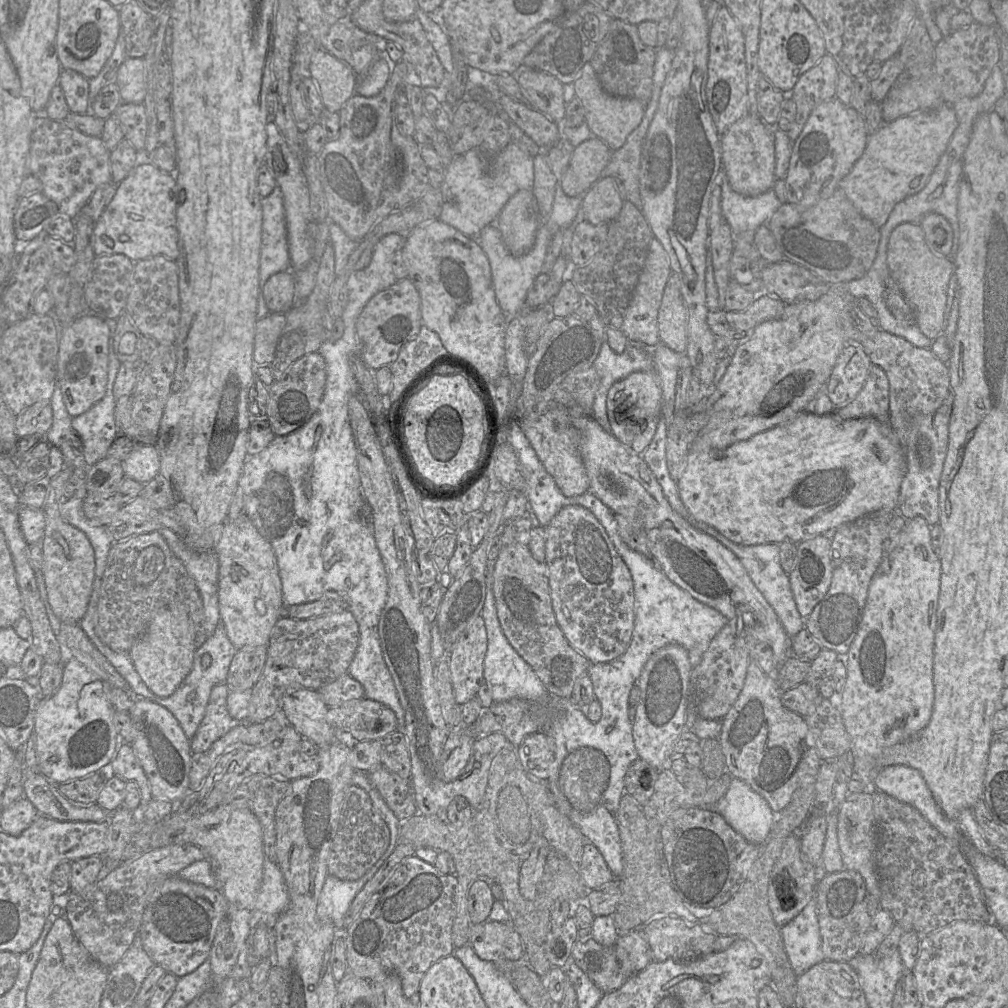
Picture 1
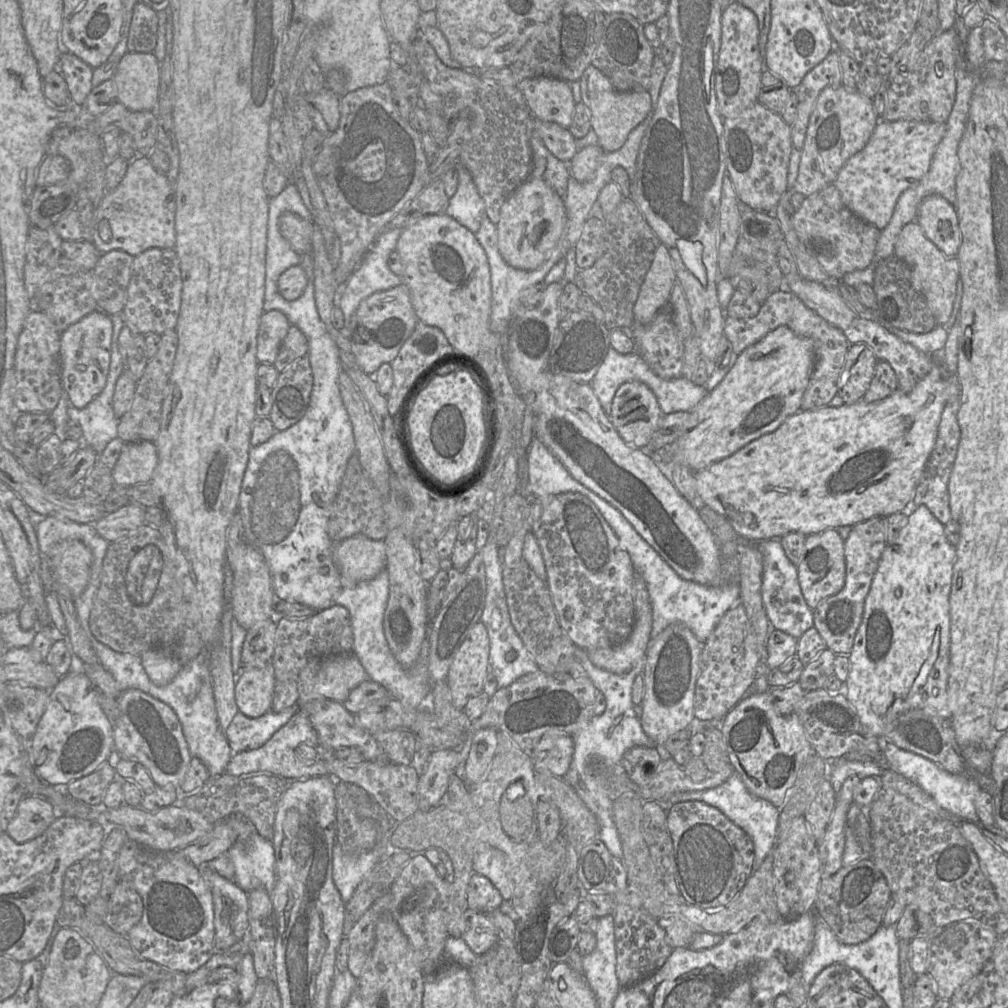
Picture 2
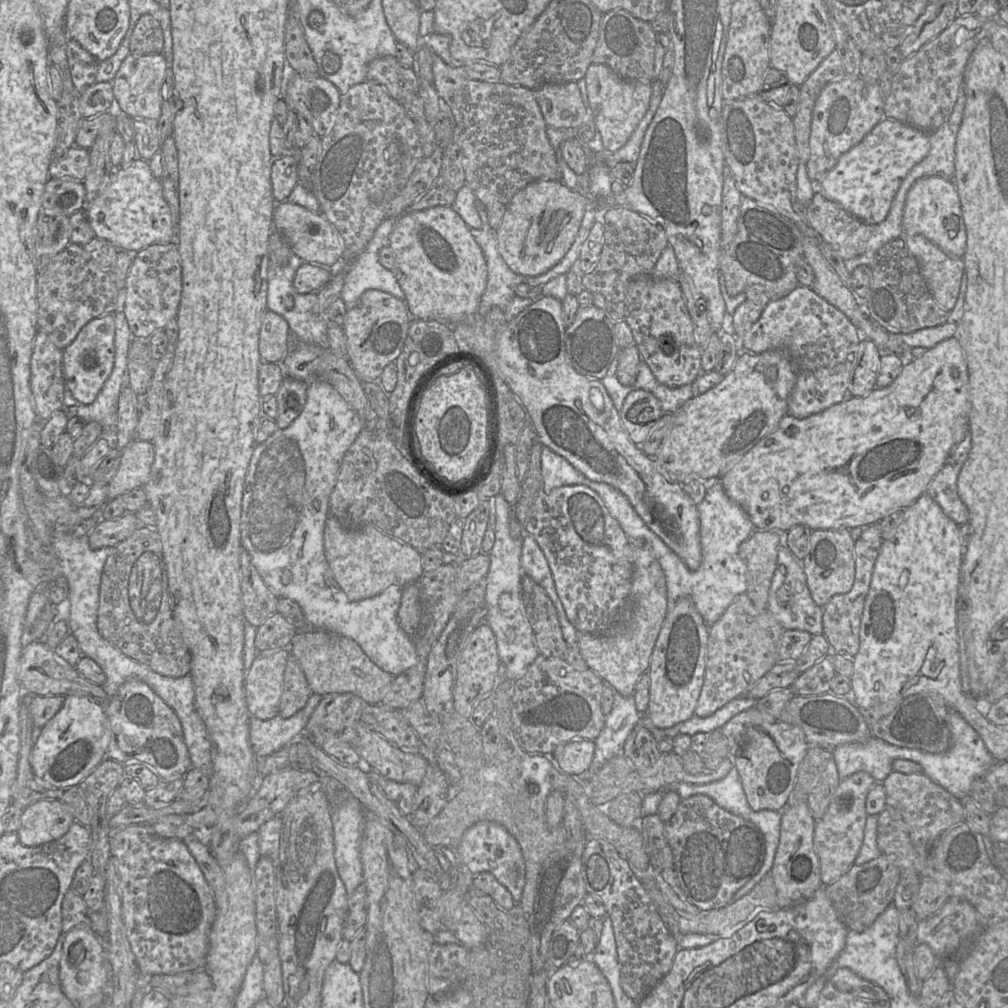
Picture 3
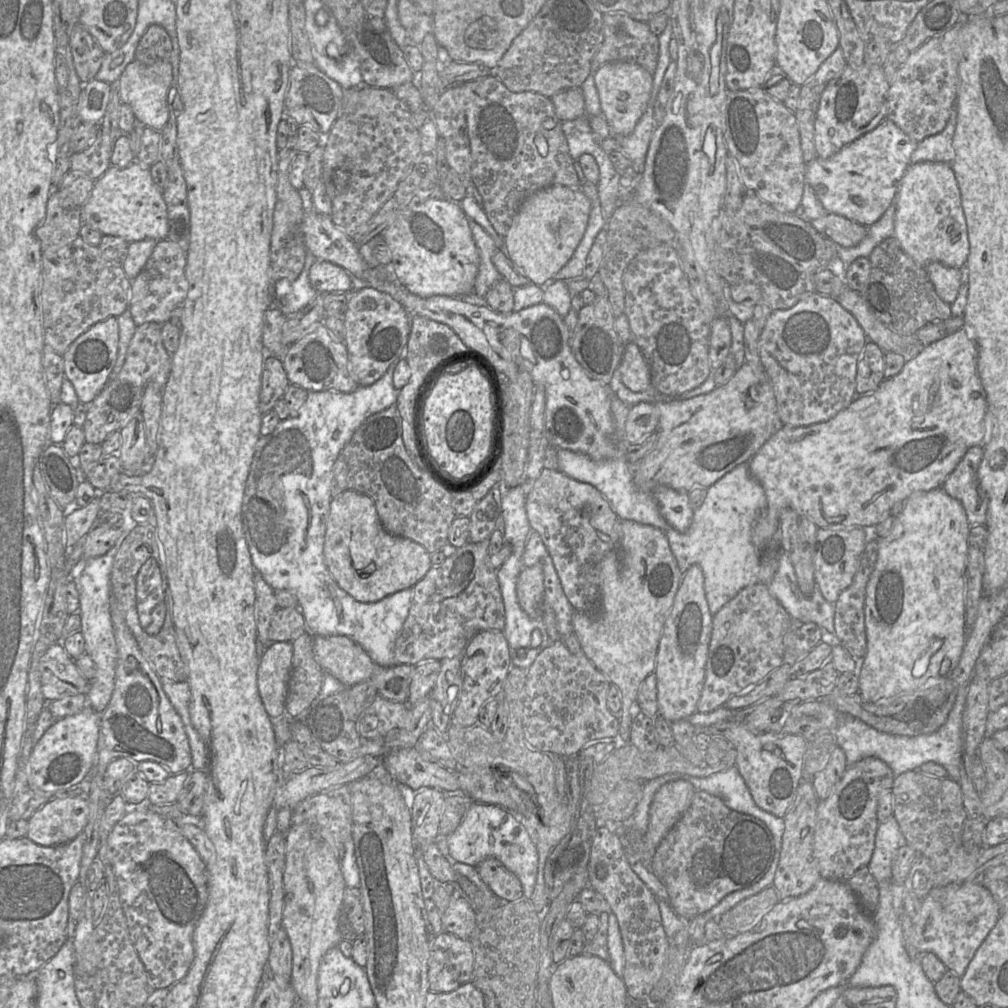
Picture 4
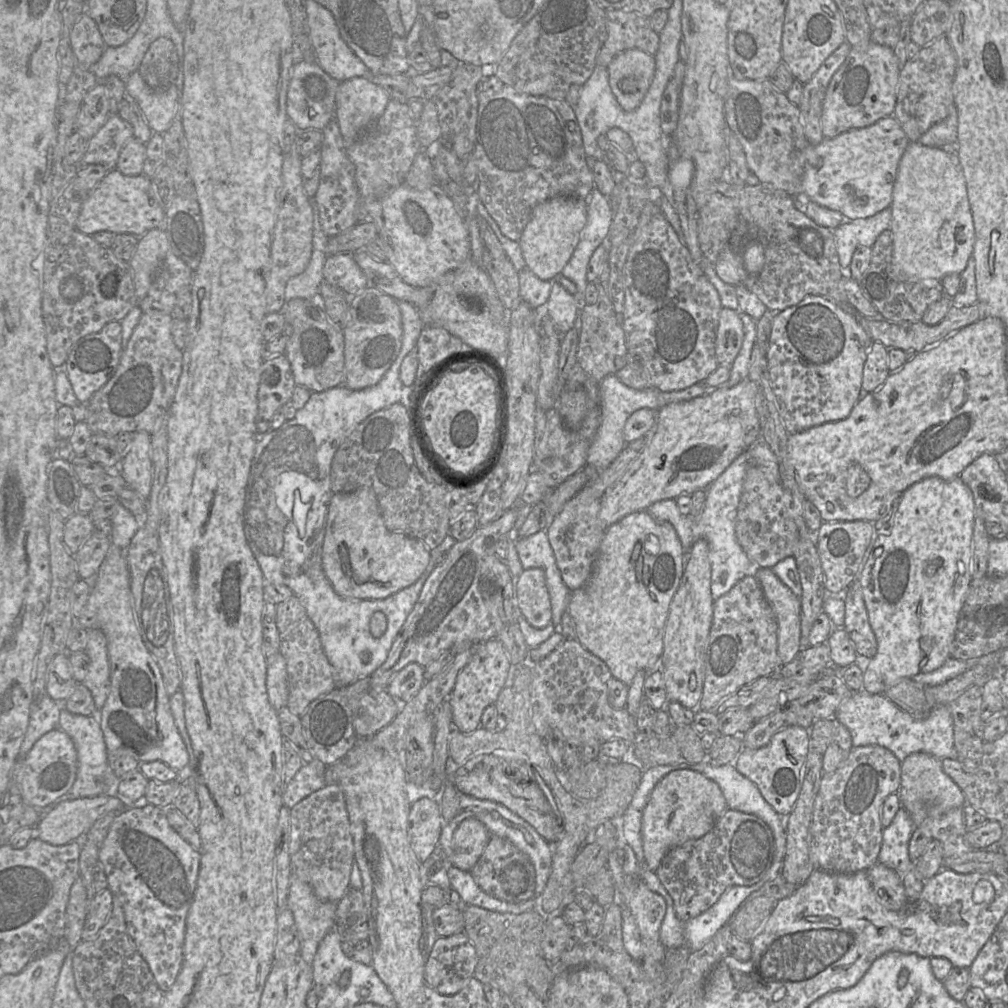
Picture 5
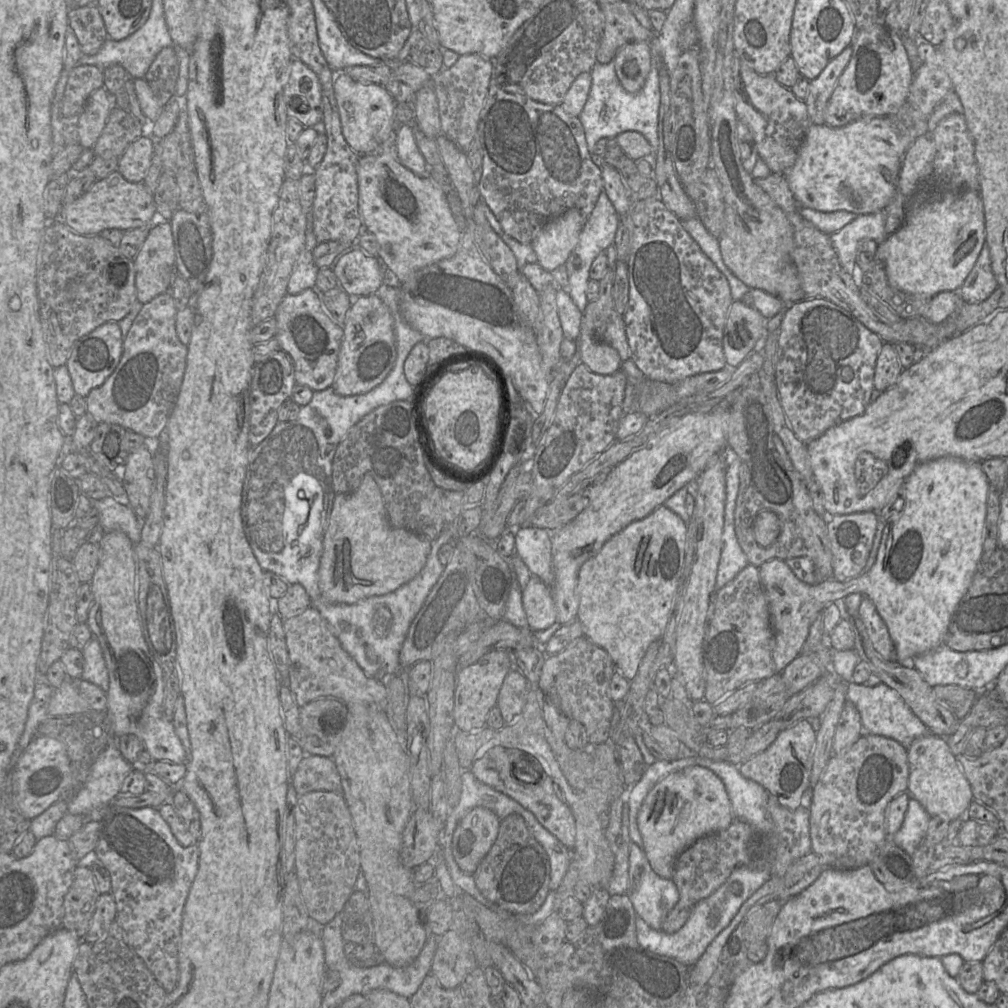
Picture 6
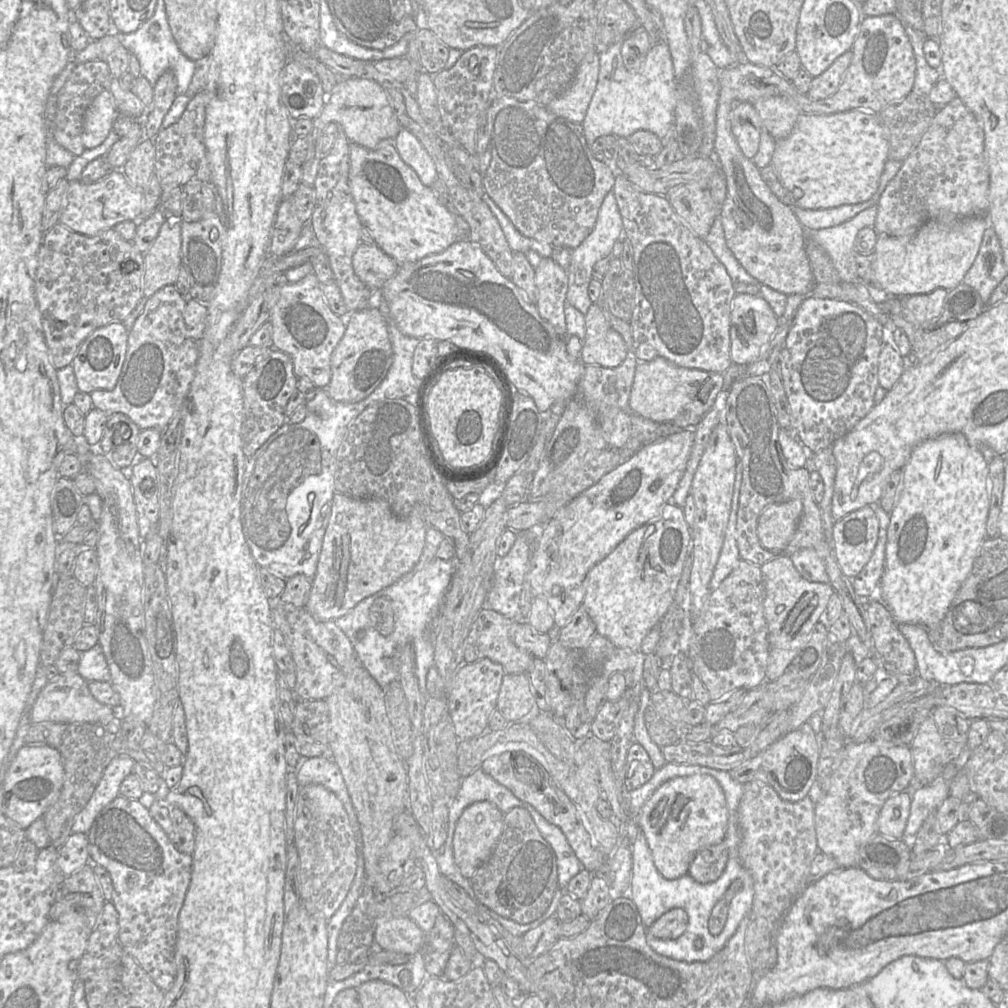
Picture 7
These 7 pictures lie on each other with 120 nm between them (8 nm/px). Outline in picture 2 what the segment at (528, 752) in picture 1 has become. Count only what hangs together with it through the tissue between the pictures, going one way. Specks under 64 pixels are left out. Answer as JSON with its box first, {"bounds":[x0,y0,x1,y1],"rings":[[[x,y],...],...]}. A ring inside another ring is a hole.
{"bounds":[530,736,574,777],"rings":[[[545,736],[541,738],[530,753],[534,767],[539,772],[564,777],[574,752],[573,736]]]}

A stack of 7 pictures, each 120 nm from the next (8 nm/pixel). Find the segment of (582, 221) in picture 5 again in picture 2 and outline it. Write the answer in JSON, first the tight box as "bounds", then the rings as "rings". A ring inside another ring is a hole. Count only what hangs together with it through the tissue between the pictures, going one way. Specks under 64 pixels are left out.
{"bounds":[497,178,566,270],"rings":[[[529,178],[504,202],[497,223],[498,249],[504,260],[520,270],[534,270],[548,257],[566,223],[564,200],[543,178]]]}

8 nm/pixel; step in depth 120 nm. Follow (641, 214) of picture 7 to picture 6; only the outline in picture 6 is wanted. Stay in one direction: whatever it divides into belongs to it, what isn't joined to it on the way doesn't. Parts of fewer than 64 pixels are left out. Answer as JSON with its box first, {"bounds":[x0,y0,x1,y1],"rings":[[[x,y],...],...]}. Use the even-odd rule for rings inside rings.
{"bounds":[601,164,733,383],"rings":[[[610,164],[602,166],[601,171],[603,190],[630,234],[629,301],[622,315],[630,359],[646,379],[665,383],[676,383],[696,374],[725,368],[723,336],[728,311],[733,302],[727,278],[683,228],[682,221],[658,196],[631,203],[620,172]]]}

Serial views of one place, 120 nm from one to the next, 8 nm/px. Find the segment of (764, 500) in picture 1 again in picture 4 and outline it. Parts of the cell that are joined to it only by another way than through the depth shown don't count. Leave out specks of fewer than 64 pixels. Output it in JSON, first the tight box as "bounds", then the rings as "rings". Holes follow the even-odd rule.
{"bounds":[749,328,987,530],"rings":[[[964,328],[924,347],[914,359],[905,363],[900,373],[892,378],[884,379],[876,390],[853,400],[846,408],[833,418],[809,426],[791,427],[782,425],[749,460],[750,474],[761,484],[765,491],[767,511],[777,514],[786,508],[795,510],[799,516],[805,516],[818,528],[843,530],[856,527],[876,526],[887,515],[897,502],[905,502],[912,494],[940,488],[946,478],[953,472],[967,450],[981,445],[985,436],[985,414],[987,402],[977,372],[977,346],[969,338]]]}

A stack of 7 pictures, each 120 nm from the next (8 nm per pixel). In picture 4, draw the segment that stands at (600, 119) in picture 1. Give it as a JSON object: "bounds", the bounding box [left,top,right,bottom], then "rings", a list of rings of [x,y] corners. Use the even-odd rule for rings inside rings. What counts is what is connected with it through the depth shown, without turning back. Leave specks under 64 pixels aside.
{"bounds":[594,62,653,136],"rings":[[[609,62],[594,73],[602,115],[605,117],[611,136],[631,134],[643,115],[650,98],[653,75],[636,63]]]}

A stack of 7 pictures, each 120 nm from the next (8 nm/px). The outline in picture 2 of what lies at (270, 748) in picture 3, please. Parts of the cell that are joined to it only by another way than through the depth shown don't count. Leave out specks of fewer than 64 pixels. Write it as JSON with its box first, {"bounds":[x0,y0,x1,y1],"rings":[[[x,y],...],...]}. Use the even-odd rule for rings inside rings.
{"bounds":[225,705,298,753],"rings":[[[298,705],[288,707],[281,712],[269,710],[257,718],[249,718],[238,711],[225,731],[233,753],[260,748],[298,710]]]}

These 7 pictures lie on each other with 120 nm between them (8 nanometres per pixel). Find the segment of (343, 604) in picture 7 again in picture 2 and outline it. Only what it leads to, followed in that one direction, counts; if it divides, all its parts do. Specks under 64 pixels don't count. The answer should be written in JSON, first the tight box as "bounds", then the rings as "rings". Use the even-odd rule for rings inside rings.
{"bounds":[332,535,386,588],"rings":[[[355,535],[334,542],[332,557],[344,588],[371,580],[386,569],[386,548],[383,540],[372,540]]]}

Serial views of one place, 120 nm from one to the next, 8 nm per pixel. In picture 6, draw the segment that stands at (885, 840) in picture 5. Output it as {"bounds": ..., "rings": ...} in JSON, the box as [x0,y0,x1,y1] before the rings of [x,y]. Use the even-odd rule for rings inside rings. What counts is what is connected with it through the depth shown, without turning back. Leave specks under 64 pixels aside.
{"bounds":[889,798,931,856],"rings":[[[911,798],[900,829],[889,838],[899,848],[912,856],[924,841],[931,818],[922,805]]]}

